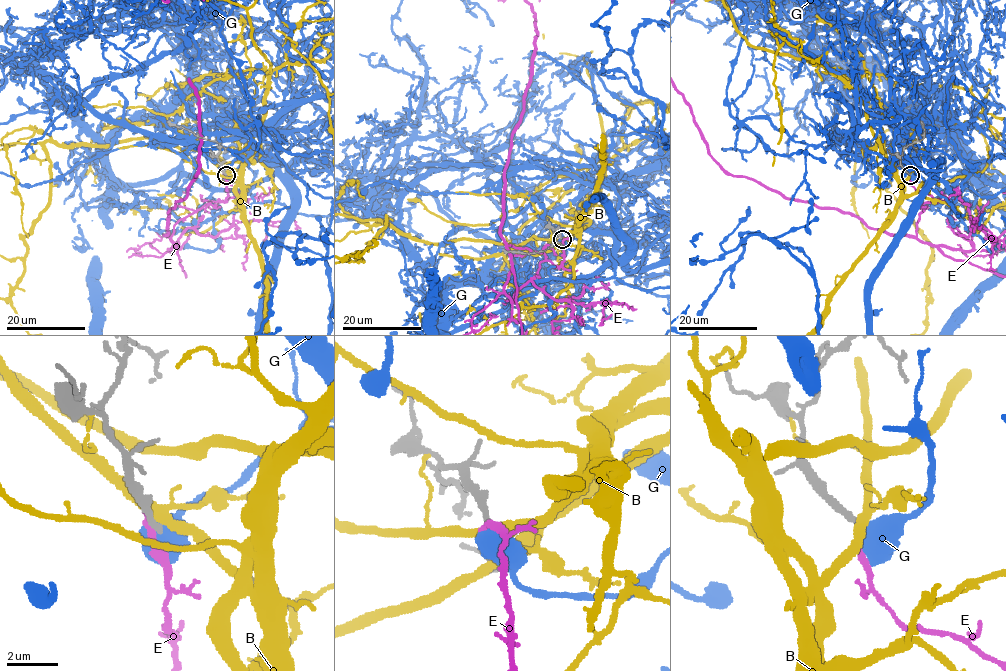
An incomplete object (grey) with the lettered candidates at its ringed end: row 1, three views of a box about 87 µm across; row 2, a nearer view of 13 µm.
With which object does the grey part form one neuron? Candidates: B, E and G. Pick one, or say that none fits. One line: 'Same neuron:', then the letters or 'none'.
Same neuron: none

